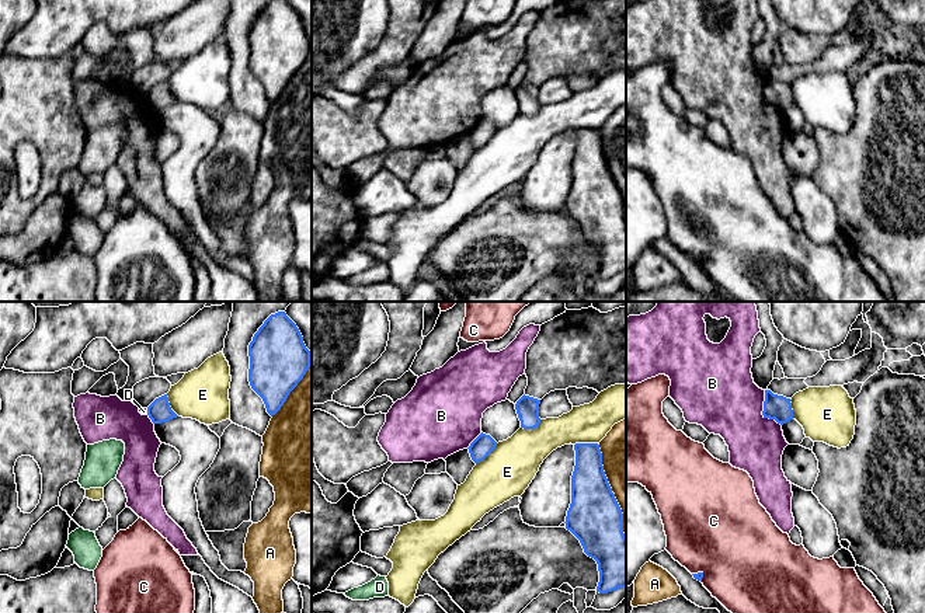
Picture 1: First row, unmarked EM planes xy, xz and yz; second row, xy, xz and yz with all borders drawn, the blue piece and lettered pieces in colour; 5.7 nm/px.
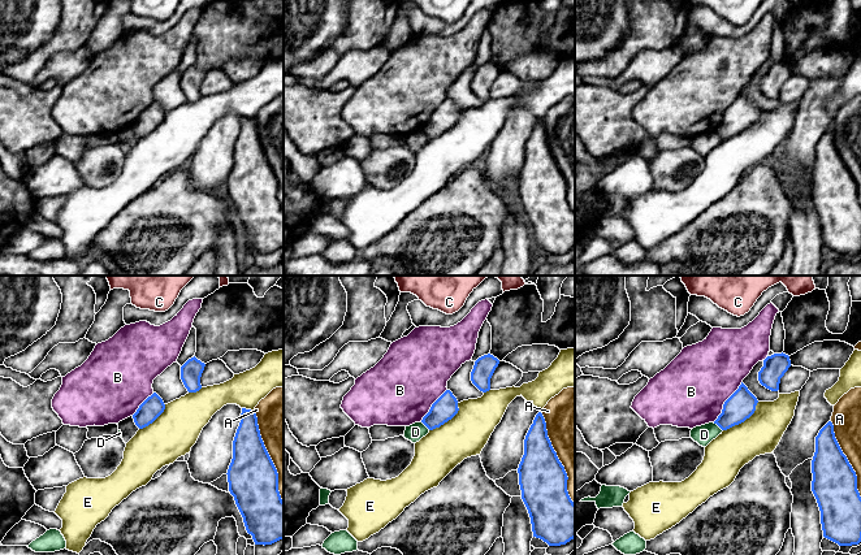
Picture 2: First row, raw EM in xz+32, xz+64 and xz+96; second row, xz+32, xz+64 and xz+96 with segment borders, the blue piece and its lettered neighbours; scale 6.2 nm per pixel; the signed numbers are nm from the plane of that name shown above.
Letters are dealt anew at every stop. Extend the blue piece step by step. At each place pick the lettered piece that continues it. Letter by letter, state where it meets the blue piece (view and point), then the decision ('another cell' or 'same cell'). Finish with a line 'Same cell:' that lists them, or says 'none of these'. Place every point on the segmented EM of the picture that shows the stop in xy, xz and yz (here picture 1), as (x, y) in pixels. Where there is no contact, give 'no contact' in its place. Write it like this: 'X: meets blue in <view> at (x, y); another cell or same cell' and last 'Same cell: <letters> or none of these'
A: meets blue in xz at (611, 491); another cell
B: meets blue in yz at (762, 411); another cell
C: meets blue in yz at (701, 573); another cell
D: meets blue in xy at (148, 411); another cell
E: meets blue in xz at (532, 428); another cell
Same cell: none of these

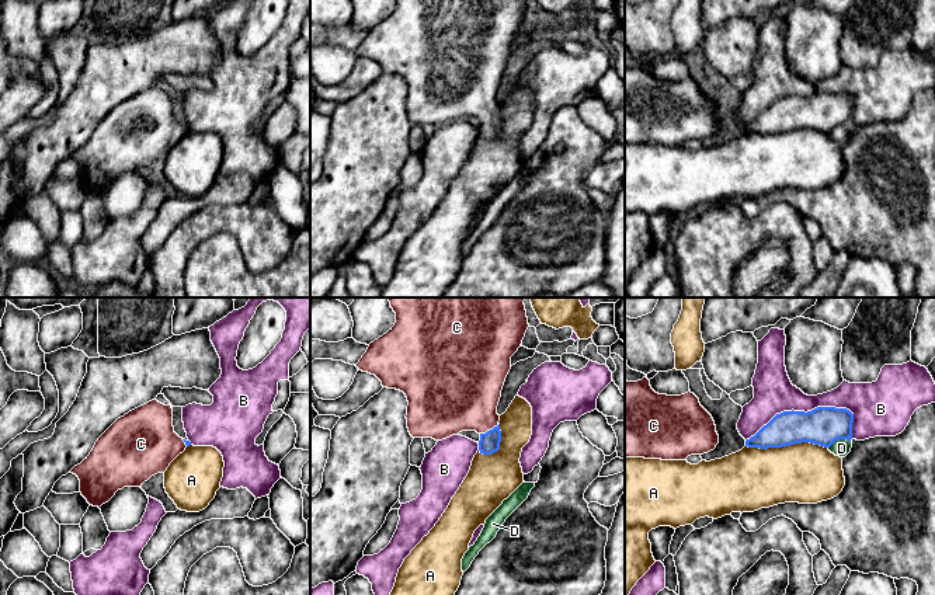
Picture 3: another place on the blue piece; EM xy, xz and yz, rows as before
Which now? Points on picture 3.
A: meets blue in yz at (786, 445); another cell
B: meets blue in yz at (799, 411); another cell
C: meets blue in xz at (490, 430); same cell
D: meets blue in yz at (840, 438); another cell
Same cell: C

